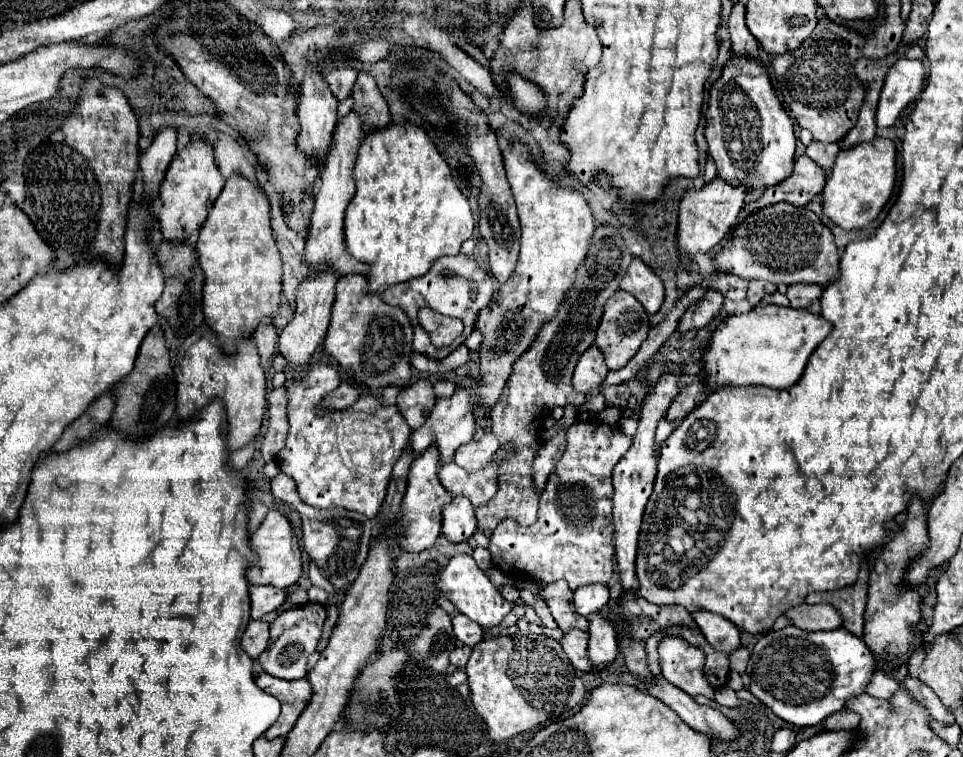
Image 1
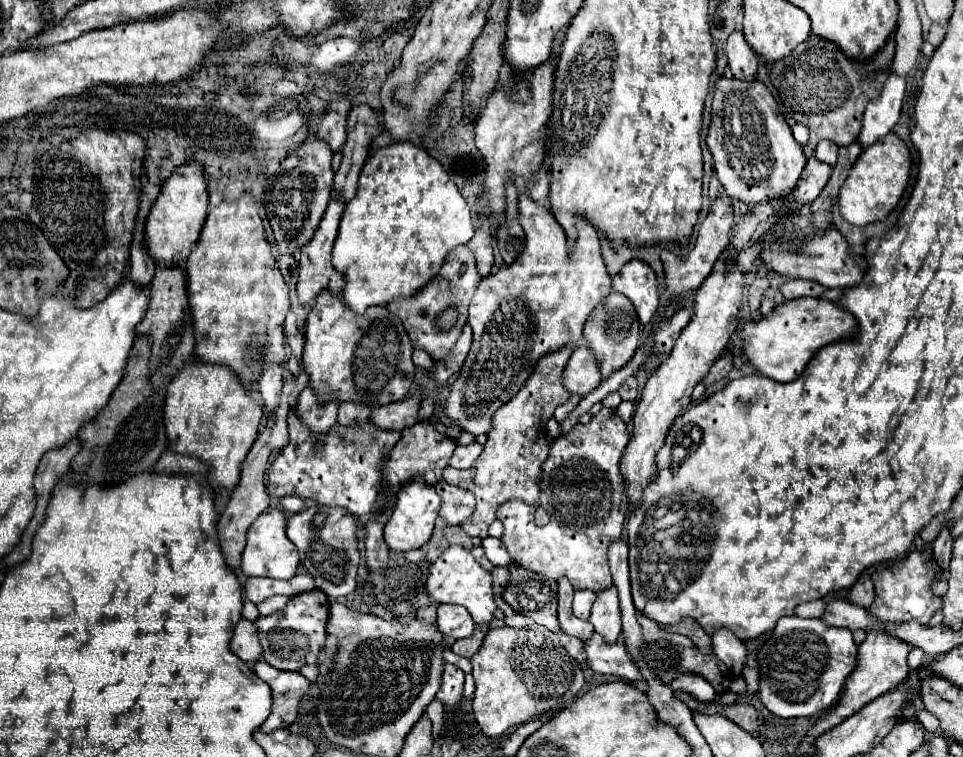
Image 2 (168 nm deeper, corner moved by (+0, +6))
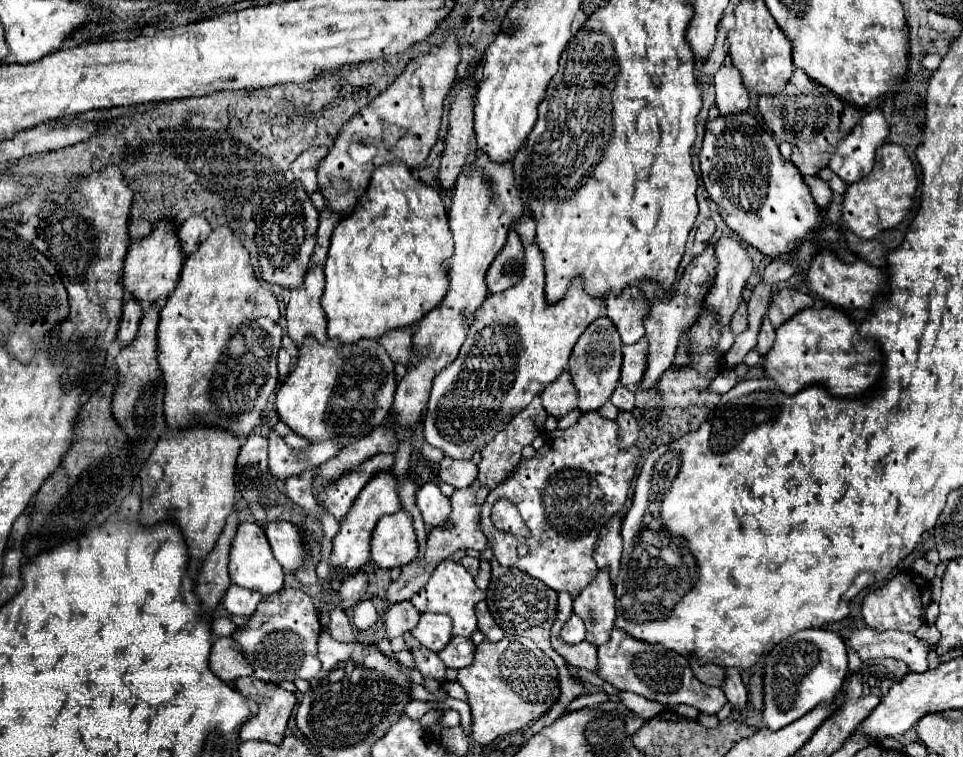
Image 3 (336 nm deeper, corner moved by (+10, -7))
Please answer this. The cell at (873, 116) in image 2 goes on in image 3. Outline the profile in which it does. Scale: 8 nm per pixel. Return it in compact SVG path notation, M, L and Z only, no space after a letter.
M873 107L839 143L835 155L831 157L829 169L837 173L843 181L855 183L857 179L865 177L871 171L875 149L885 143L887 135L889 135L887 119L881 107Z

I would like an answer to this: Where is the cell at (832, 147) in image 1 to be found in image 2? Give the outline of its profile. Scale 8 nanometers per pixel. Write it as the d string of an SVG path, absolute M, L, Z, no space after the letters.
M825 140L825 142L819 142L819 144L817 144L815 156L817 156L821 162L827 162L827 164L835 166L835 162L837 162L837 150L839 150L837 144Z

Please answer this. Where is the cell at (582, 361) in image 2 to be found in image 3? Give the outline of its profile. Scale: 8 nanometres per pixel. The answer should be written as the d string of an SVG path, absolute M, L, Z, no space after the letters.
M563 371L543 393L541 393L543 407L549 415L555 415L557 419L567 415L571 409L579 403L579 393L575 391L575 385L571 381L571 375Z

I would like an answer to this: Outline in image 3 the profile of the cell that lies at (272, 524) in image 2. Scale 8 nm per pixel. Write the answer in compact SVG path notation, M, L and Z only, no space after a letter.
M241 523L237 529L237 535L233 539L231 547L231 557L229 557L229 575L231 581L239 587L257 591L261 595L271 595L279 589L283 589L283 567L275 563L275 557L271 555L271 545L267 543L267 535L257 523Z

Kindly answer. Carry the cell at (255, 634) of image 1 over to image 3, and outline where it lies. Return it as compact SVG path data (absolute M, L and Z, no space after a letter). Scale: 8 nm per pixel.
M219 637L213 643L209 667L225 683L253 675L253 669L243 657L243 649L239 647L239 643L235 643L233 637Z

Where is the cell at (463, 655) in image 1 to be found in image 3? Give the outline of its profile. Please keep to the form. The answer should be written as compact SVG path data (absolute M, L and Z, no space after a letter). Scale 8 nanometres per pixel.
M453 637L451 643L443 651L439 651L439 657L447 667L461 669L473 663L473 651L475 651L475 645L471 639Z

